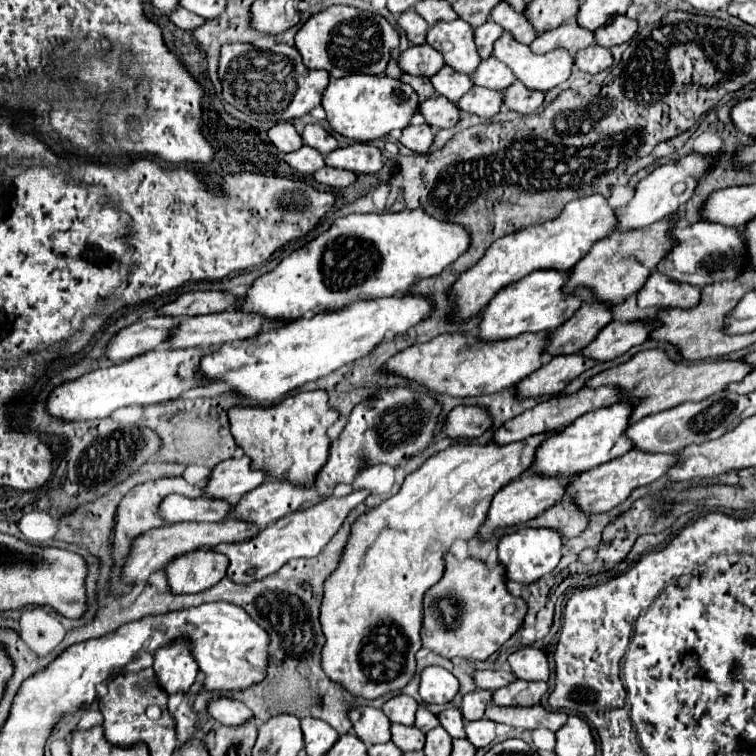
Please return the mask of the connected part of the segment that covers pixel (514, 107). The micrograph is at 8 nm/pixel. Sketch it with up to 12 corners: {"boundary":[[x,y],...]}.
{"boundary":[[512,82],[504,92],[508,110],[524,116],[536,112],[542,92]]}

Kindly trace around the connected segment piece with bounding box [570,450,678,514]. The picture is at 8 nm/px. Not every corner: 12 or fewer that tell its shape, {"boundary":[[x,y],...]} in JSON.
{"boundary":[[630,450],[570,490],[588,514],[608,512],[664,476],[678,454]]}

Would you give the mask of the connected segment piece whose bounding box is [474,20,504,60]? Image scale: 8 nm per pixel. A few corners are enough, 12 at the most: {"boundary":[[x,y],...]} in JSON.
{"boundary":[[492,20],[474,30],[478,54],[486,60],[502,26]]}

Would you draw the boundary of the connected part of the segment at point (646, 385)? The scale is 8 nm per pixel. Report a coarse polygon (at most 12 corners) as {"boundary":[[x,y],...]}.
{"boundary":[[638,352],[586,386],[634,402],[630,424],[742,382],[742,360],[674,362]]}

